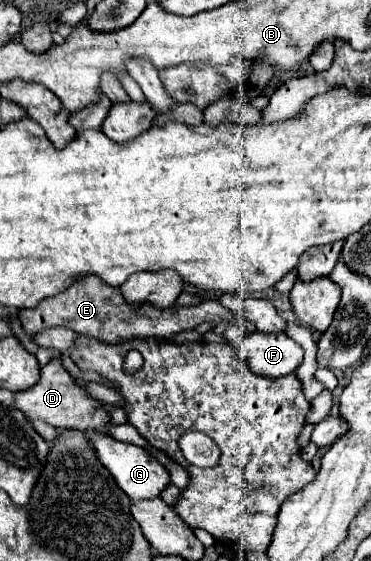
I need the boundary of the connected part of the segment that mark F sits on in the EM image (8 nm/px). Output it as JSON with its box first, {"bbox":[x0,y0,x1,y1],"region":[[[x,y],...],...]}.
{"bbox":[230,333,304,379],"region":[[[244,333],[230,345],[250,365],[252,373],[272,379],[294,373],[304,355],[302,347],[286,333]]]}

